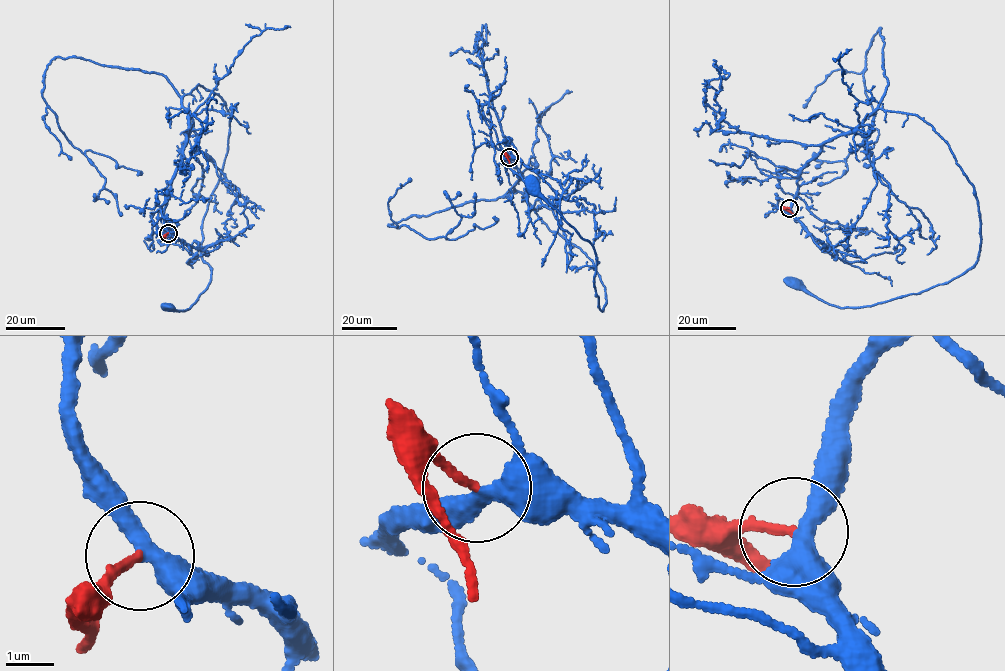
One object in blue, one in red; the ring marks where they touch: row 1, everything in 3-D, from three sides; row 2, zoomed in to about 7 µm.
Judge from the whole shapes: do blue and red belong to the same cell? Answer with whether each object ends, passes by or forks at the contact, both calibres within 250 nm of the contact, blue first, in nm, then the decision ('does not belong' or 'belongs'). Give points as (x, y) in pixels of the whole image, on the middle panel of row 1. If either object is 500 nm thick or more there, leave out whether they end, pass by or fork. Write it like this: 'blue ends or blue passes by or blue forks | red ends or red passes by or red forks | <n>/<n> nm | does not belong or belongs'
blue passes by | red ends | 400/160 nm | belongs

